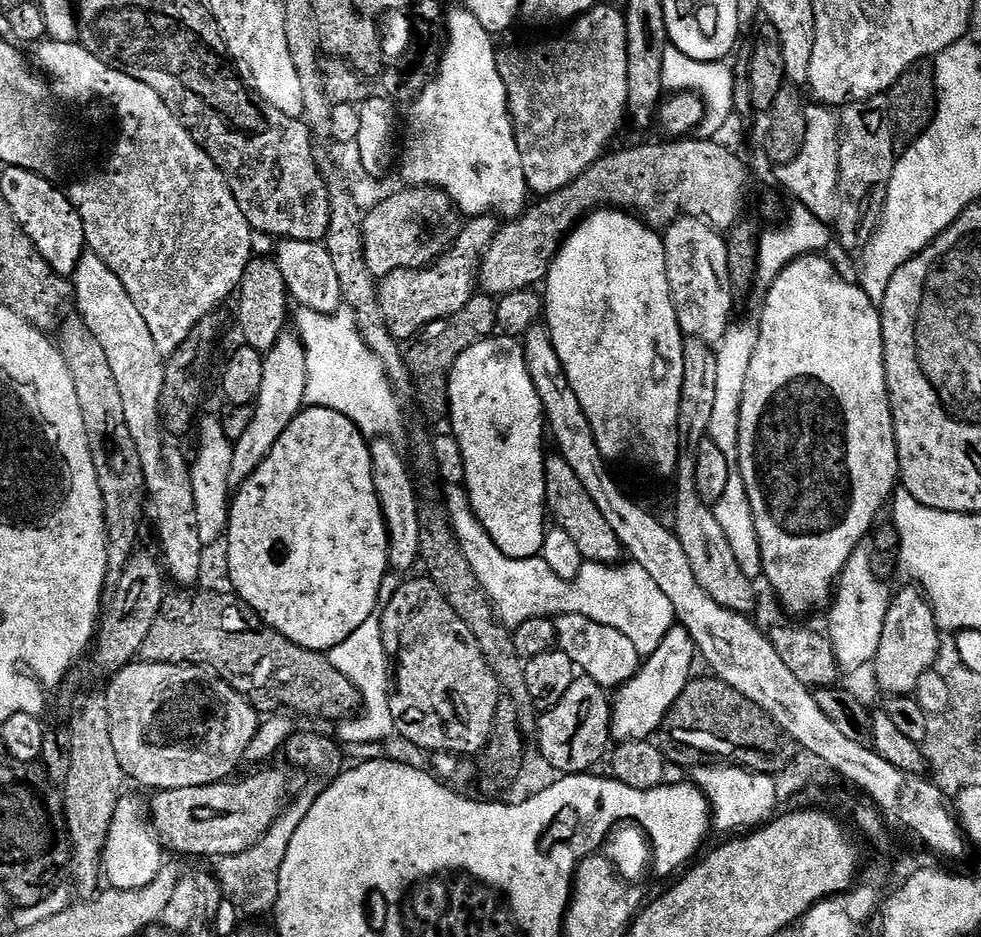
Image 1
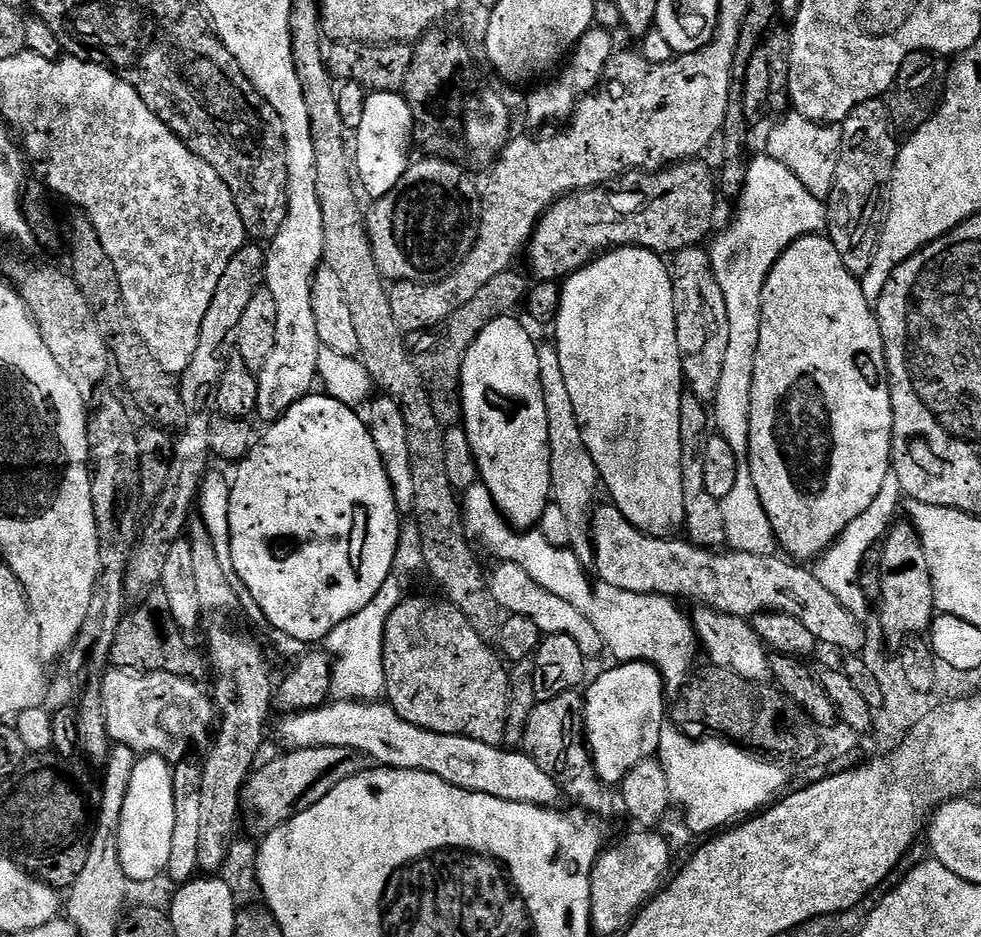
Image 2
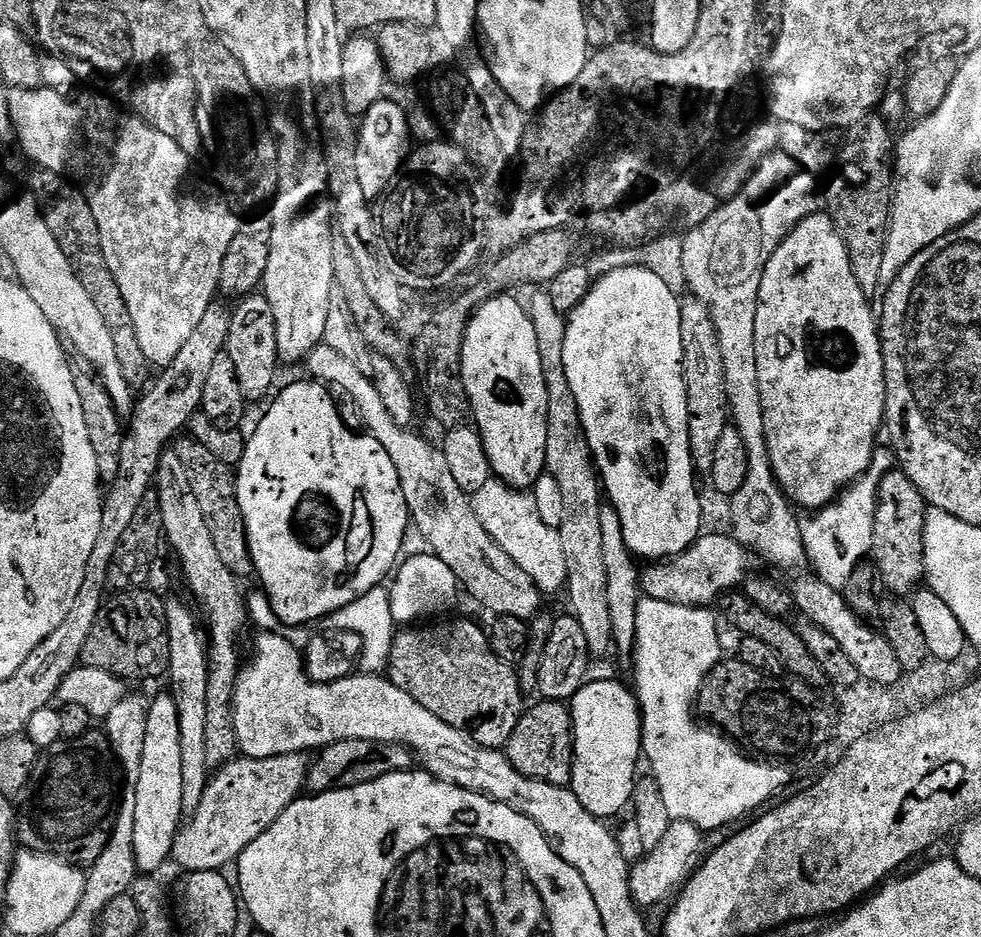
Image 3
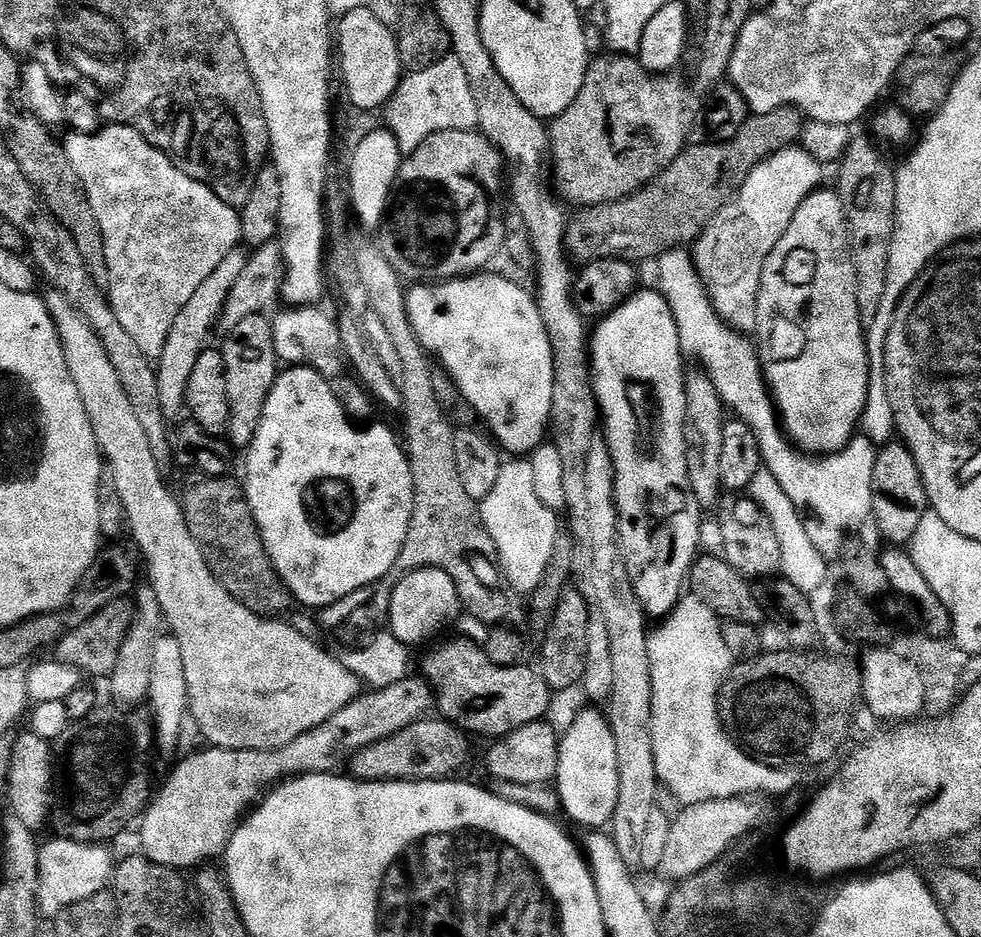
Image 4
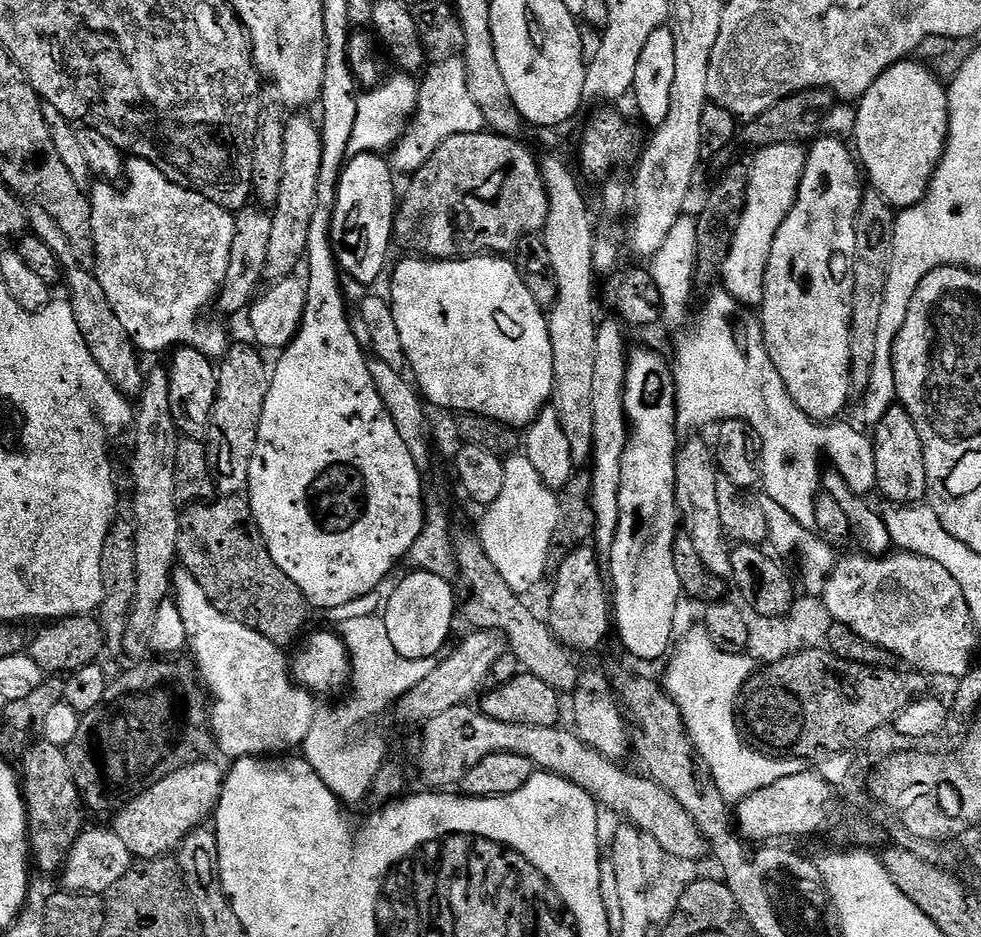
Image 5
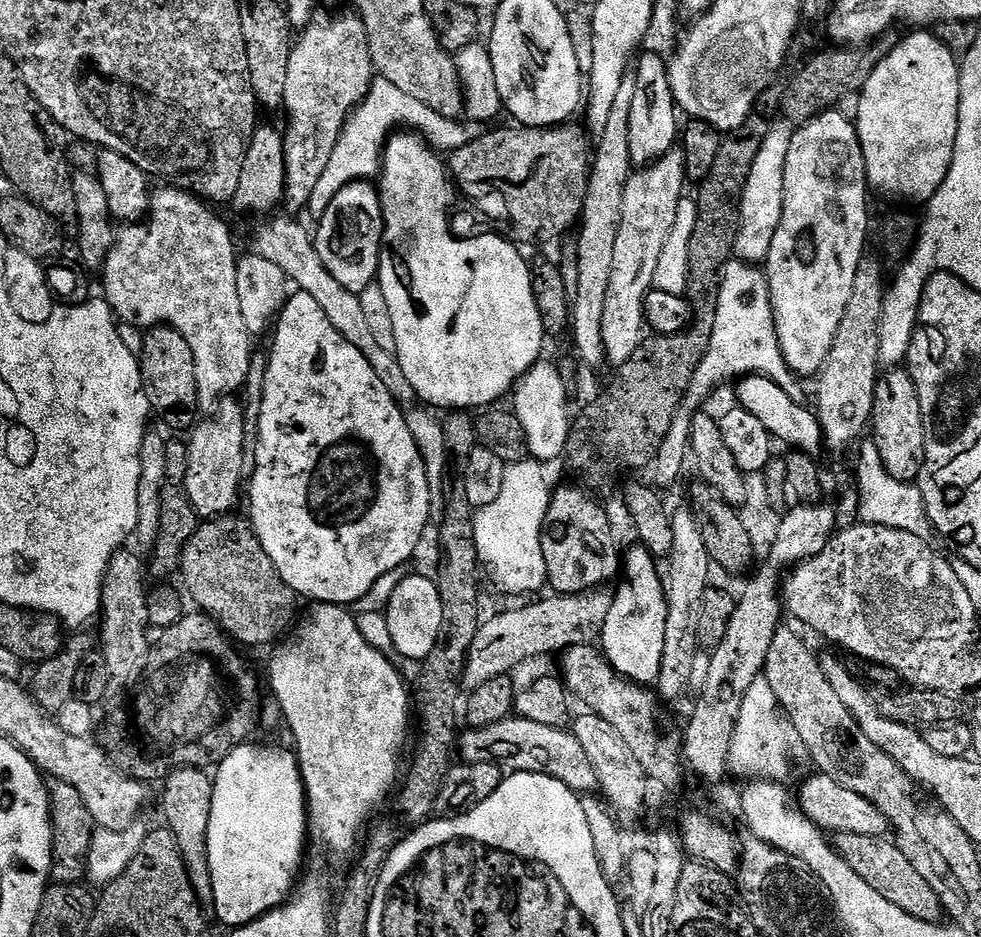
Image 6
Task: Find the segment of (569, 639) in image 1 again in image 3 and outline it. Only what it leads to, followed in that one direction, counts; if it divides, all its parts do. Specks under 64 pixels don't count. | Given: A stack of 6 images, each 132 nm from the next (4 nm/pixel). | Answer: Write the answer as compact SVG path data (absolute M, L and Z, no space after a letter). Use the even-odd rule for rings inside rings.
M322 343L306 357L307 375L329 389L337 388L360 411L363 431L382 442L382 450L390 454L390 462L394 462L394 470L398 470L402 494L415 531L416 528L420 531L432 555L442 558L442 562L454 570L459 587L463 591L465 588L482 607L489 608L493 617L509 616L531 621L542 608L540 587L490 538L490 534L486 534L486 528L478 522L478 514L474 514L471 495L458 486L443 451L423 440L416 430L402 428L390 418L382 394L378 394L378 386L374 386L371 375L365 369L363 372L354 361L352 356L338 354L338 350L330 350L330 346Z

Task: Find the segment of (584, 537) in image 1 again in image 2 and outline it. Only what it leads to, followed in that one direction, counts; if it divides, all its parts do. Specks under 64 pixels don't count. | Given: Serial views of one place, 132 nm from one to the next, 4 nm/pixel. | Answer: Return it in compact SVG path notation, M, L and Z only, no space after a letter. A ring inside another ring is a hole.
M605 504L605 508L593 507L590 517L596 559L594 571L600 575L604 583L601 585L634 594L693 600L693 605L712 608L722 615L751 618L759 612L790 614L790 618L798 618L821 645L845 648L848 654L861 651L859 648L864 644L861 621L818 582L815 571L808 569L807 572L804 569L807 567L780 554L763 556L713 550L700 548L687 538L648 536L639 532L615 504Z

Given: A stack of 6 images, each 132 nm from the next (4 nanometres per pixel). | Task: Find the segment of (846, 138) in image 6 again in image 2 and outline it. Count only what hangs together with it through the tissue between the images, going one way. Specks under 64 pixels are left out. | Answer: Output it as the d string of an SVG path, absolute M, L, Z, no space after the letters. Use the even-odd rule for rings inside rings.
M827 235L803 236L794 242L778 258L770 270L762 290L762 330L758 334L758 354L754 358L754 386L750 390L750 474L754 474L754 488L762 498L762 510L770 518L770 526L776 535L776 543L793 561L815 561L837 540L878 498L886 474L892 471L892 399L888 389L888 364L884 360L884 343L876 321L873 305L868 303L864 285L846 270L838 250L834 250Z

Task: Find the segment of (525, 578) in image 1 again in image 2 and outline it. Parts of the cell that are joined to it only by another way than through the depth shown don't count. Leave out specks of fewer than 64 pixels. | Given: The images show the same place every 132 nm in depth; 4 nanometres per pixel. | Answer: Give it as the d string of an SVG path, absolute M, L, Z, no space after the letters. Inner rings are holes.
M477 482L474 486L463 489L462 492L462 511L464 513L465 525L473 537L478 541L479 547L489 552L492 556L497 556L497 561L506 564L517 564L538 582L550 594L558 594L558 598L570 602L570 606L575 606L581 614L586 614L590 622L598 630L598 634L604 639L605 649L610 653L612 651L613 661L649 661L660 671L664 680L664 687L668 690L679 690L684 687L688 677L693 675L692 655L698 652L697 636L693 631L691 619L687 615L680 613L681 605L675 599L667 596L651 596L650 594L634 594L633 592L623 592L617 588L608 588L600 590L604 592L595 592L592 584L588 581L585 565L578 562L578 558L568 548L555 548L546 542L546 538L538 530L517 530L505 520L504 516L498 510L490 490L486 486Z

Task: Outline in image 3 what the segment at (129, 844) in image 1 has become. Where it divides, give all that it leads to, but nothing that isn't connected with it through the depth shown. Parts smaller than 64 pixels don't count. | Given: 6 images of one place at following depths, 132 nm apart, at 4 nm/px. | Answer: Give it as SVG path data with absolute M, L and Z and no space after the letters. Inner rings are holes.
M164 694L164 696L158 697L156 701L153 699L151 703L149 703L148 705L148 717L146 718L146 747L144 747L142 753L142 766L140 767L140 777L138 778L138 790L136 791L136 801L134 802L134 858L136 859L137 869L139 869L141 873L156 874L156 871L158 871L164 863L169 863L172 854L172 847L174 846L174 842L176 841L176 834L180 831L182 827L182 819L180 820L180 816L183 817L184 815L184 803L182 802L182 738L180 737L180 731L178 730L178 706L174 702L174 698L170 694Z

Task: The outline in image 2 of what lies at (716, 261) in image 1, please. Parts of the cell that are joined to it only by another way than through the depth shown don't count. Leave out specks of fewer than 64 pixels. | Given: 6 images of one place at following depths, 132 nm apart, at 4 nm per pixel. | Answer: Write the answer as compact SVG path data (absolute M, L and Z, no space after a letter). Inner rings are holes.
M693 246L675 253L670 260L674 286L674 310L678 350L682 358L684 383L687 391L705 402L715 400L718 382L722 379L722 361L730 343L730 318L726 318L726 298L714 278L712 257L704 246Z

